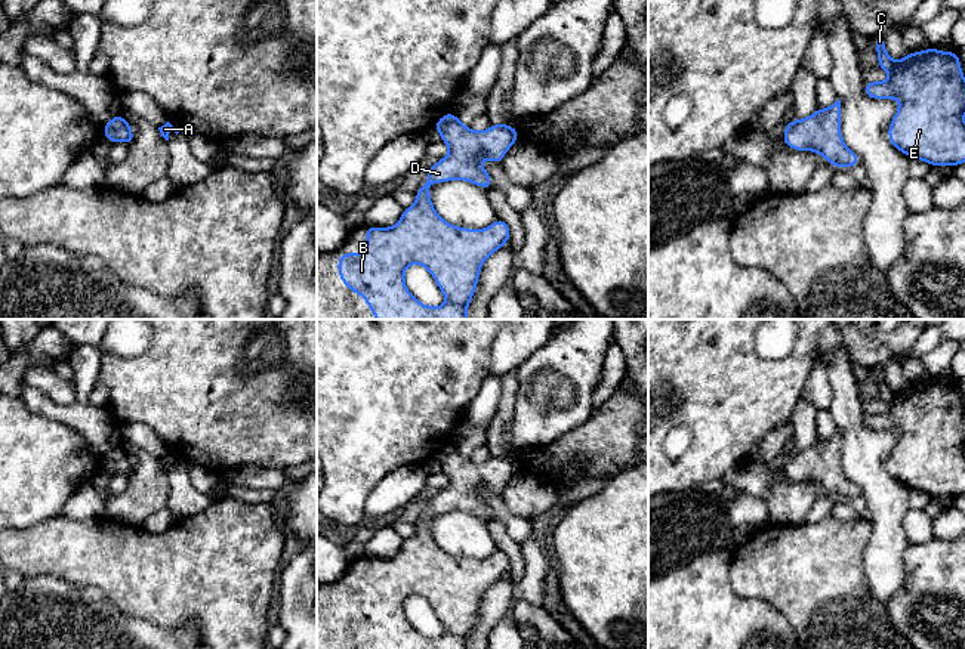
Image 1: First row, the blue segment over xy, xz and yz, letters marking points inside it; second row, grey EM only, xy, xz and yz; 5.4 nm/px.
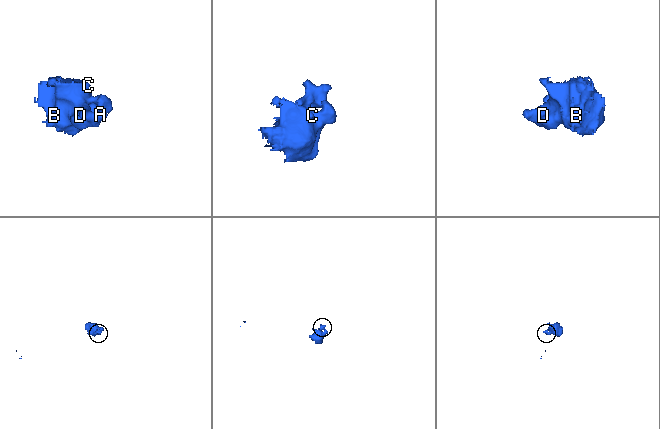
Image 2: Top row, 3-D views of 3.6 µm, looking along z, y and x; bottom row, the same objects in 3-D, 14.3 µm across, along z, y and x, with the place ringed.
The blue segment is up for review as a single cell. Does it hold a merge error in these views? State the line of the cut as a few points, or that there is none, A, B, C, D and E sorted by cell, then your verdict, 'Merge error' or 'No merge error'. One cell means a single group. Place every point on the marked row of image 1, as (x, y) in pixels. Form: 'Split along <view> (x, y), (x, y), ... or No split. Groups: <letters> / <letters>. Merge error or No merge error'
No split. Groups: A B C D E. No merge error

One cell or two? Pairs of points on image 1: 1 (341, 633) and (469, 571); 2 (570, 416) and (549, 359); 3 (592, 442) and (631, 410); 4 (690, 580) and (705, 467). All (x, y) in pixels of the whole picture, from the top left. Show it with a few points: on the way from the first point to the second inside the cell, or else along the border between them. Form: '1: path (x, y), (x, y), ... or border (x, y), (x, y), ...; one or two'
1: path (373, 600), (401, 575), (437, 575); one
2: path (580, 401), (579, 383), (569, 373), (564, 373); one
3: path (601, 439), (622, 419); one
4: border (691, 488), (663, 493); two

